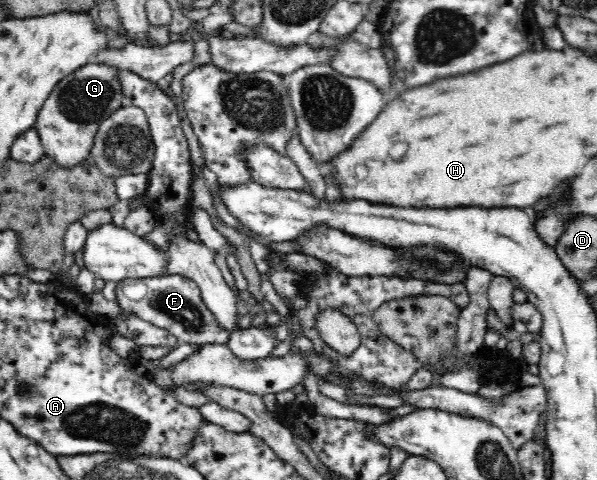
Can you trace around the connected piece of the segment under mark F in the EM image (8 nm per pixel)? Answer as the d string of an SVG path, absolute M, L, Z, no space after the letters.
M181 274L155 276L155 278L125 278L117 282L116 302L125 311L131 311L159 328L166 328L181 343L219 344L228 346L233 331L219 323L217 315L205 305L199 285Z

